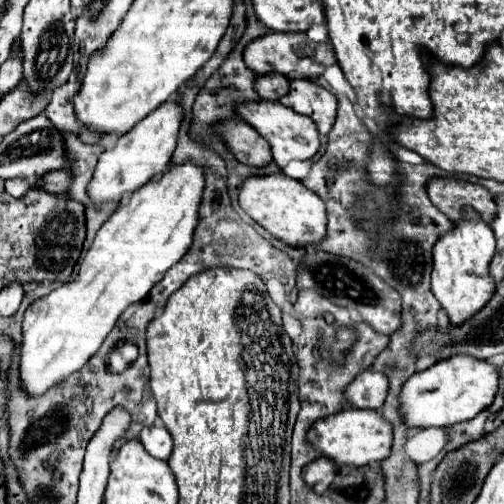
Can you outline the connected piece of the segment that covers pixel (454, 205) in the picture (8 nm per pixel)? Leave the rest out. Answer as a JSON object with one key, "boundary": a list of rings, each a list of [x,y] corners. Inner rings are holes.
{"boundary":[[[432,177],[426,183],[426,193],[434,207],[438,207],[448,219],[458,221],[460,213],[466,205],[474,207],[486,223],[496,215],[494,195],[470,181],[450,179],[450,177]]]}

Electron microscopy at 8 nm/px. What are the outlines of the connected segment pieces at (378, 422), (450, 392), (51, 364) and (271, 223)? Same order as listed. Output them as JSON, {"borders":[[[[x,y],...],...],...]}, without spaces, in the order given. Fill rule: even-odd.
{"borders":[[[[342,409],[334,415],[322,417],[312,423],[312,427],[306,433],[306,441],[312,449],[316,449],[320,455],[328,457],[336,465],[352,465],[362,467],[368,463],[380,463],[390,455],[392,445],[392,427],[388,421],[382,419],[378,411],[368,409]]],[[[450,357],[434,363],[432,367],[414,373],[400,389],[400,417],[406,427],[448,427],[460,421],[472,419],[476,413],[486,409],[498,389],[496,365],[478,361],[474,357]]],[[[194,163],[164,171],[158,181],[132,193],[100,227],[76,279],[56,287],[26,309],[20,345],[20,385],[28,397],[40,397],[80,371],[100,349],[122,311],[142,301],[152,285],[182,259],[192,245],[202,189],[204,169]]],[[[282,171],[264,177],[246,177],[240,185],[238,203],[258,225],[270,231],[270,235],[282,239],[292,247],[300,247],[306,243],[314,245],[326,235],[326,207],[322,199],[306,189],[302,181],[290,179]]]]}

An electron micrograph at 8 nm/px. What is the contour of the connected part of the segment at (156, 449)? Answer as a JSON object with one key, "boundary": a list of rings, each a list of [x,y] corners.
{"boundary":[[[164,425],[144,427],[140,433],[140,441],[146,451],[158,459],[168,459],[172,453],[172,437]]]}

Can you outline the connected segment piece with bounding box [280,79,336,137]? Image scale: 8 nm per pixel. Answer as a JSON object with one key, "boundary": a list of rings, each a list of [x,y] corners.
{"boundary":[[[290,79],[290,91],[280,97],[280,103],[294,107],[296,113],[312,117],[318,133],[328,135],[336,117],[336,97],[310,79]]]}

